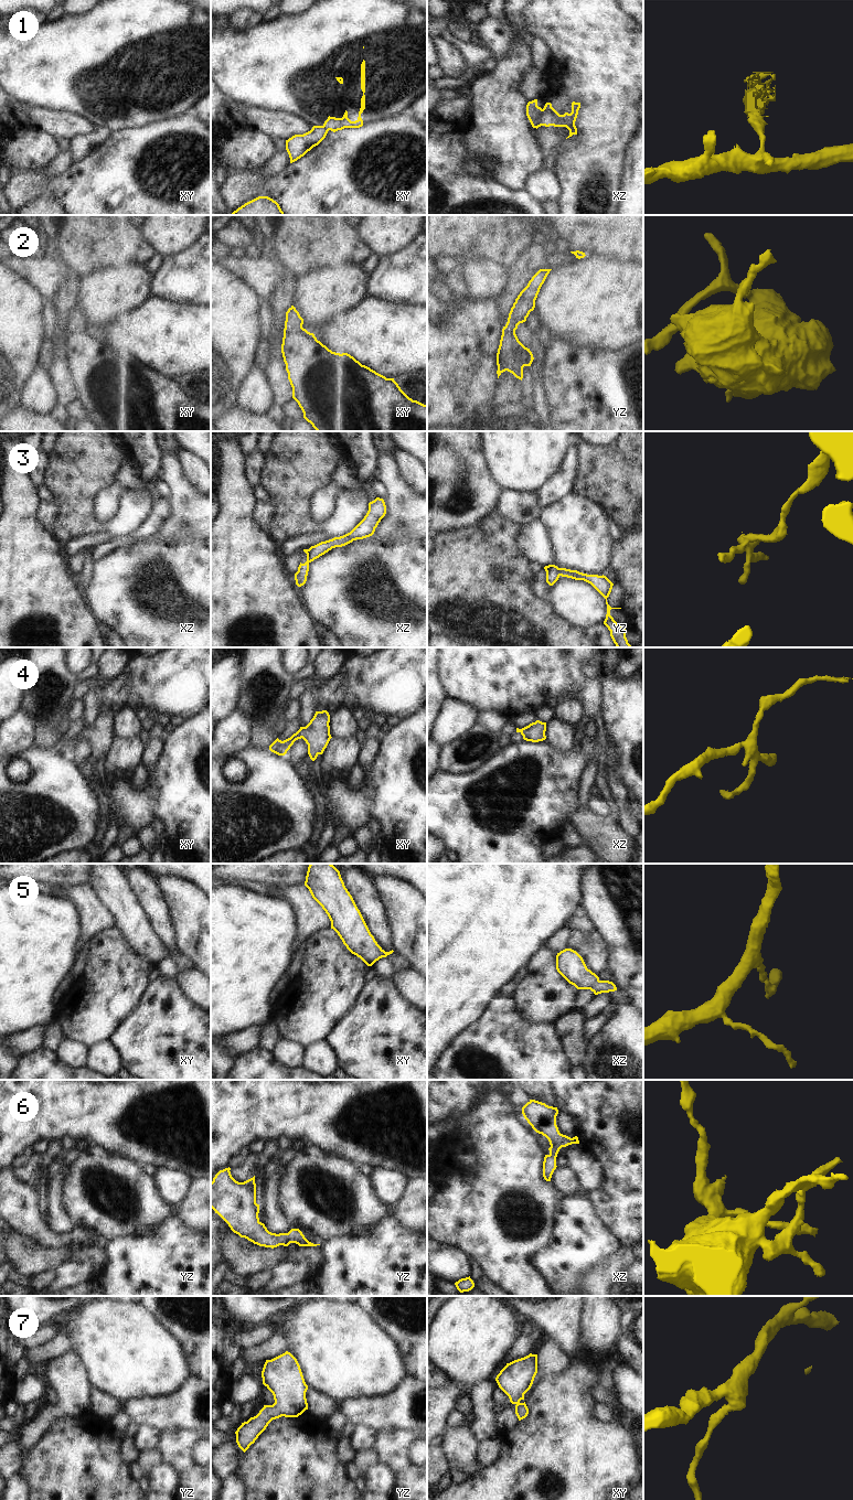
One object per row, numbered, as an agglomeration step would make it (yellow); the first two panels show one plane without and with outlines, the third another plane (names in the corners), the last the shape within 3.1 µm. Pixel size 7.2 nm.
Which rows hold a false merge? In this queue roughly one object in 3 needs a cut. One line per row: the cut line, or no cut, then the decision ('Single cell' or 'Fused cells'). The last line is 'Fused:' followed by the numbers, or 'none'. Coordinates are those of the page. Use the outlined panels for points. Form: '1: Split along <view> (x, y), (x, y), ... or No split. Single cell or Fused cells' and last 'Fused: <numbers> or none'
1: Split along xz (542, 109), (540, 122), (535, 127). Fused cells
2: No split. Single cell
3: Split along yz (557, 568), (561, 575). Fused cells
4: No split. Single cell
5: No split. Single cell
6: No split. Single cell
7: No split. Single cell
Fused: 1, 3.

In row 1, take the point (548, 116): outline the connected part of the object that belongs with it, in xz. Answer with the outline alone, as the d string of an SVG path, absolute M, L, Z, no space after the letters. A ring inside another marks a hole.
M546 103L541 112L540 124L536 126L536 129L541 126L550 127L566 127L569 130L569 137L577 135L577 128L575 121L580 108L580 103L572 103L572 112L565 112L559 115L553 107L551 103ZM566 138L566 139L567 139Z

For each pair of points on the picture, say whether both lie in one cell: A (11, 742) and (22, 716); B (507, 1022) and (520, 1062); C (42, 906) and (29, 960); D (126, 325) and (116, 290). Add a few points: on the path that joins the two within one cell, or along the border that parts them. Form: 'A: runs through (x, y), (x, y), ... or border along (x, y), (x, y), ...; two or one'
A: runs through (14, 736), (21, 722); one
B: runs through (507, 1032), (507, 1049), (510, 1052); one
C: runs through (40, 919), (40, 930), (29, 941), (29, 946); one
D: border along (146, 301), (129, 314), (116, 315), (100, 328); two

